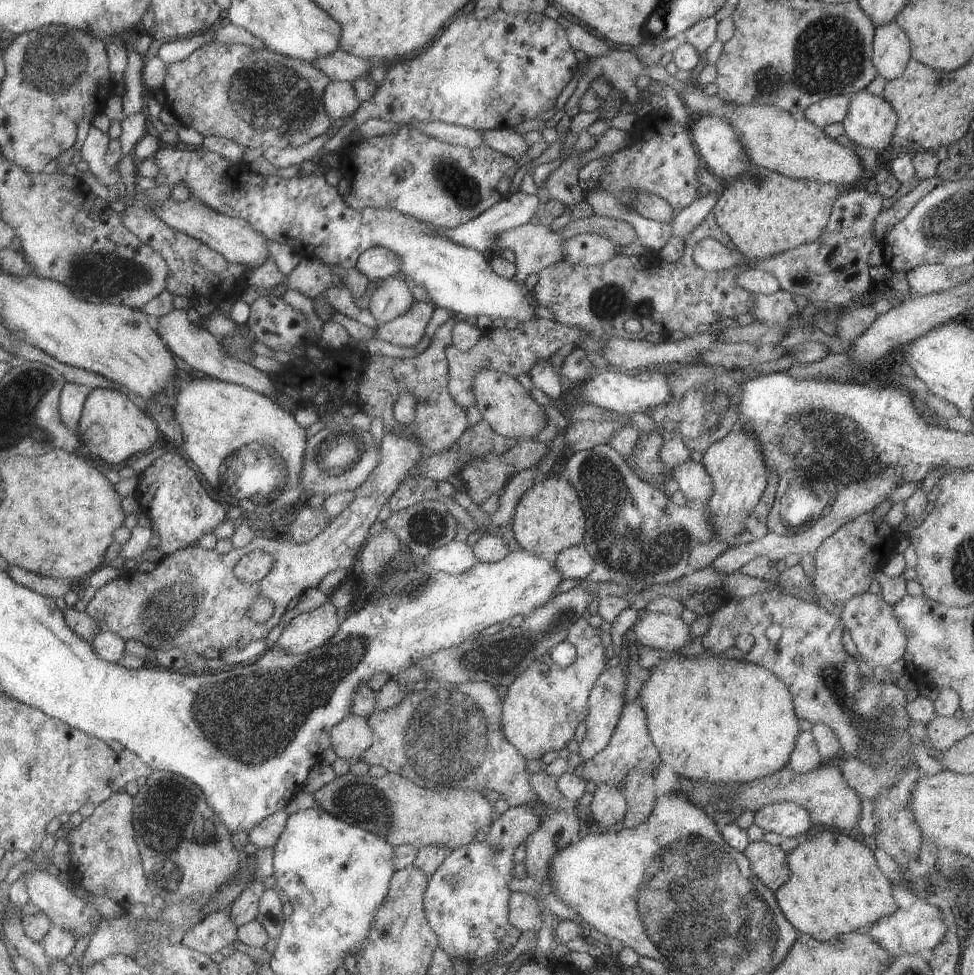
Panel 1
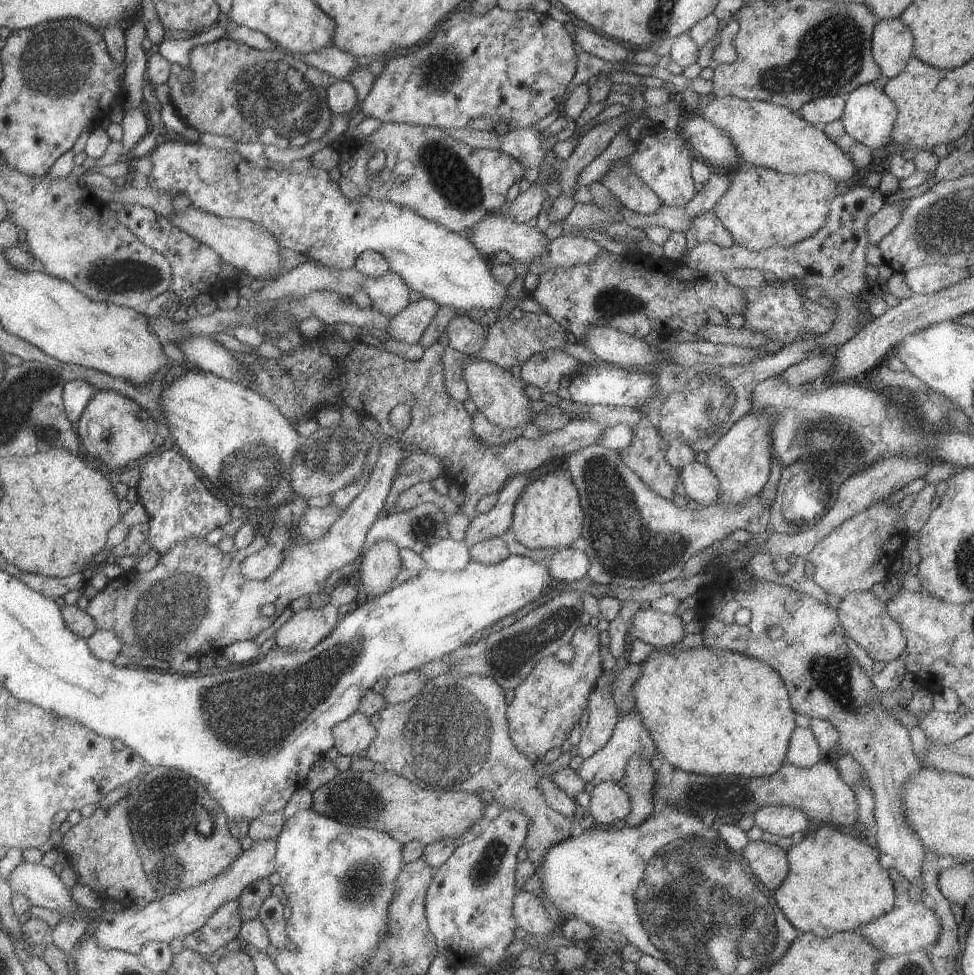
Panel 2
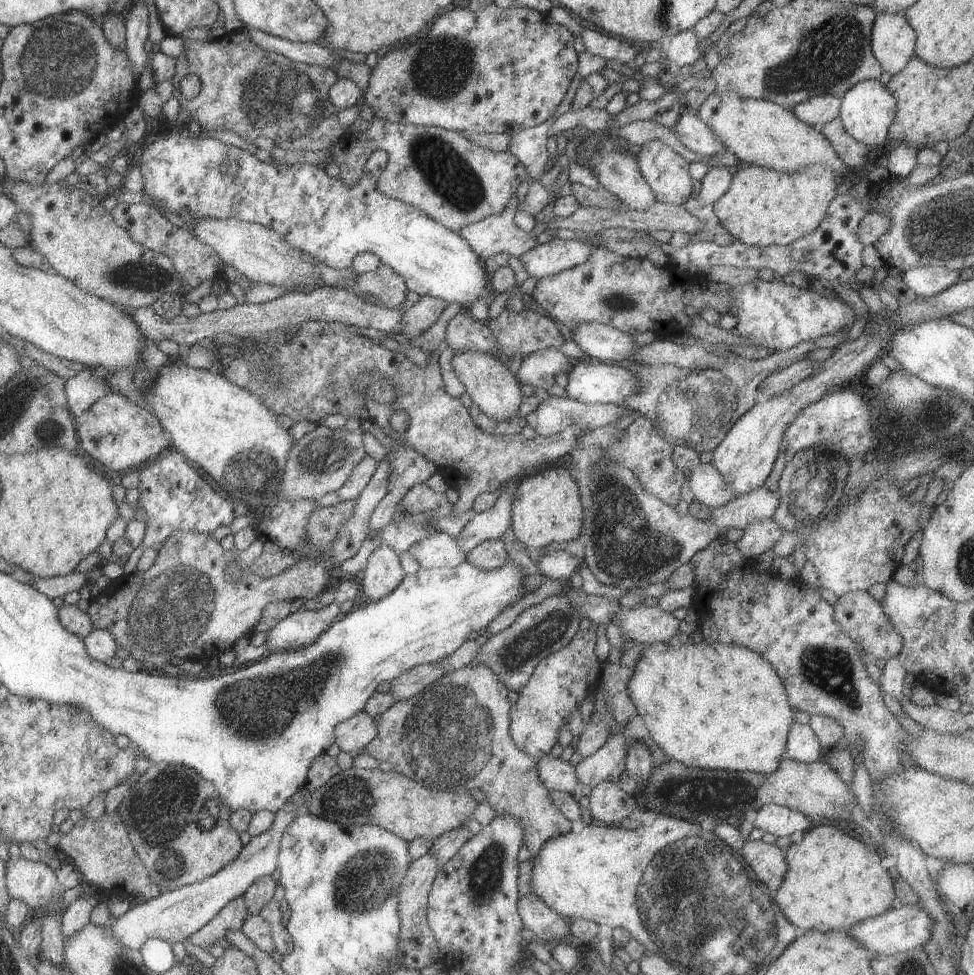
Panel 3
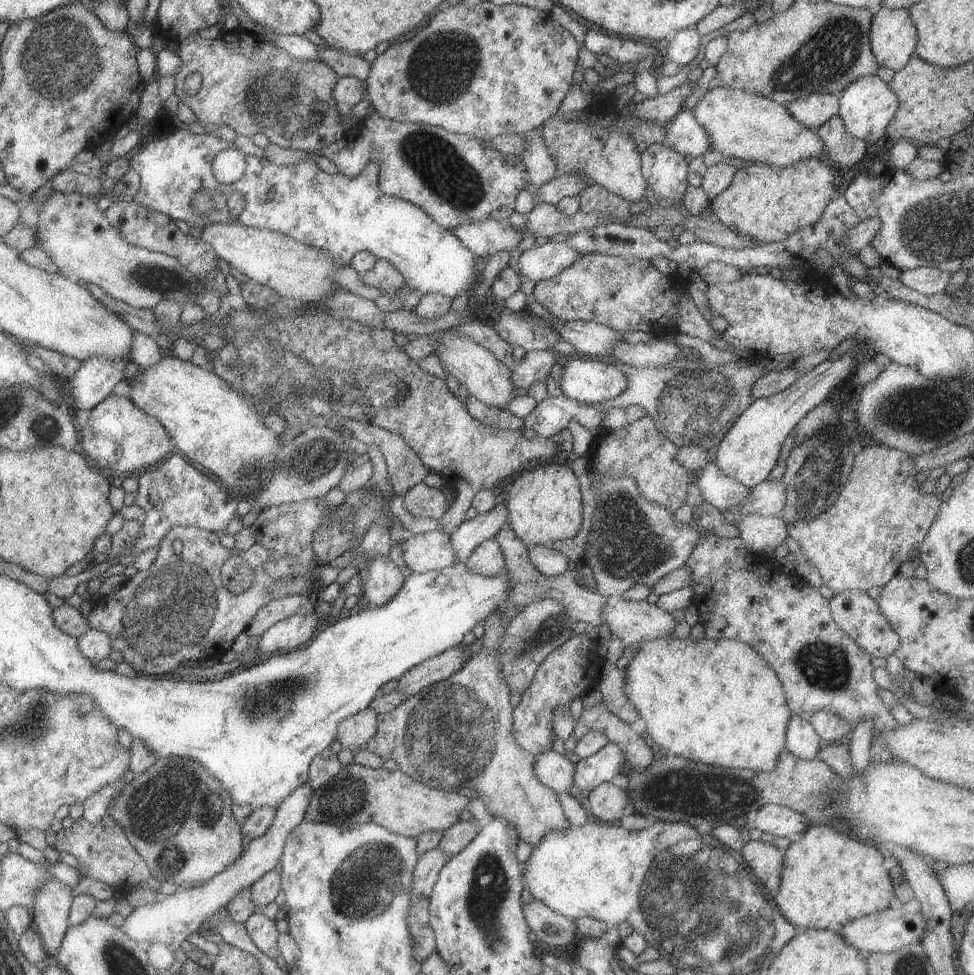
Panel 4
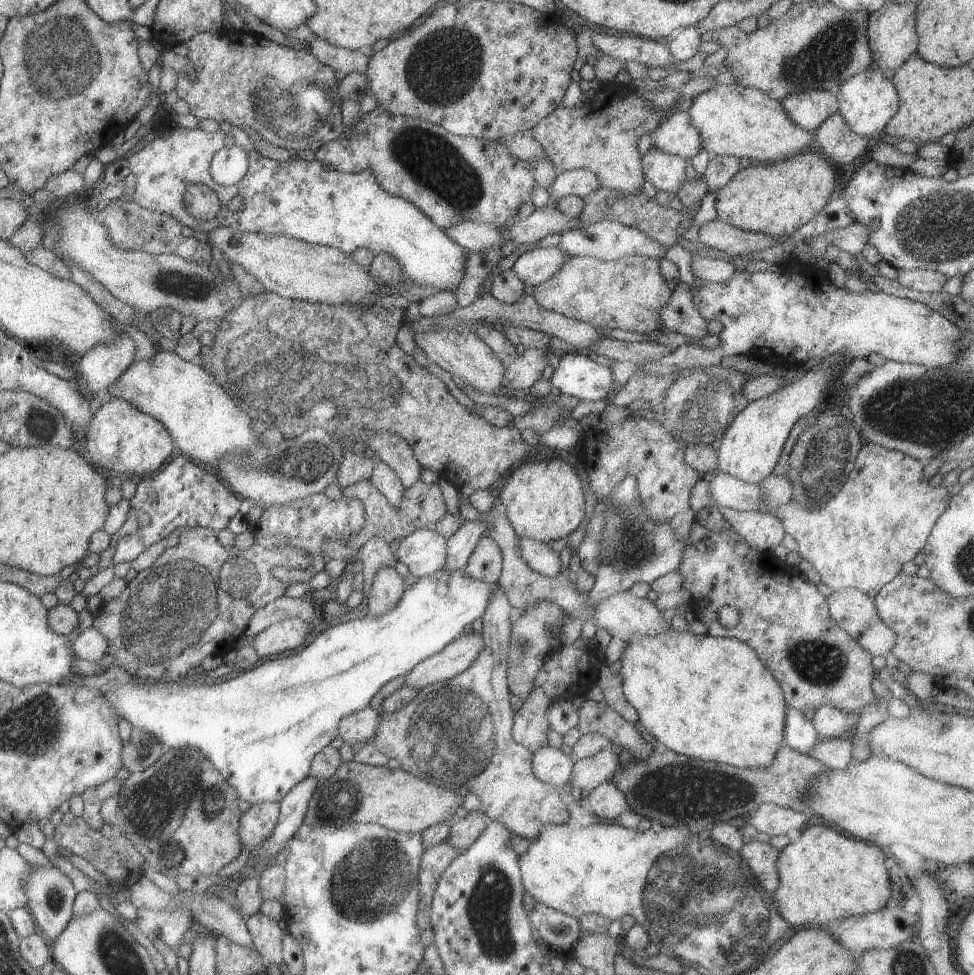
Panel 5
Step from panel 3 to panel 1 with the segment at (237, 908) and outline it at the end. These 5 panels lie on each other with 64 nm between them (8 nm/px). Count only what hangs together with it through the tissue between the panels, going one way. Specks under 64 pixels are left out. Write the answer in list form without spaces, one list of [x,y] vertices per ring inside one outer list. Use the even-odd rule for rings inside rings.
[[[231,905],[205,915],[199,924],[183,934],[181,943],[206,955],[218,952],[227,944],[231,945],[236,940],[237,930],[229,916]]]

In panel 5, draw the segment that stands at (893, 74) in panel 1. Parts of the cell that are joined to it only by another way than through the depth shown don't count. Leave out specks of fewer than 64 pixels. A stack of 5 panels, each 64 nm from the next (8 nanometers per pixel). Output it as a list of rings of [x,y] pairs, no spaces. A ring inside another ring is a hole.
[[[887,1],[879,10],[867,16],[867,46],[871,51],[872,62],[881,70],[899,68],[911,54],[916,52],[918,36],[915,28],[915,2],[897,4]]]

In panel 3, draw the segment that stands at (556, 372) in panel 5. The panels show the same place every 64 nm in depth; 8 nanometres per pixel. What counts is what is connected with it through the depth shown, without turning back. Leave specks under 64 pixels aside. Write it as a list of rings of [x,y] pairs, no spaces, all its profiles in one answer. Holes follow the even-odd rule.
[[[573,361],[563,389],[567,397],[587,404],[621,404],[639,390],[635,376],[622,364],[601,361]]]

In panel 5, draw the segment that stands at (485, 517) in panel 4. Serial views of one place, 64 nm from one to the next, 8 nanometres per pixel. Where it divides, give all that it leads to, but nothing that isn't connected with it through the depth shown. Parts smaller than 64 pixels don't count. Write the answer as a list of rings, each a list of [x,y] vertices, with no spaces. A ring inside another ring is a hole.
[[[479,520],[463,521],[455,534],[446,539],[447,558],[443,564],[443,570],[459,570],[463,568],[471,552],[475,548],[478,539],[487,535],[487,526]]]

